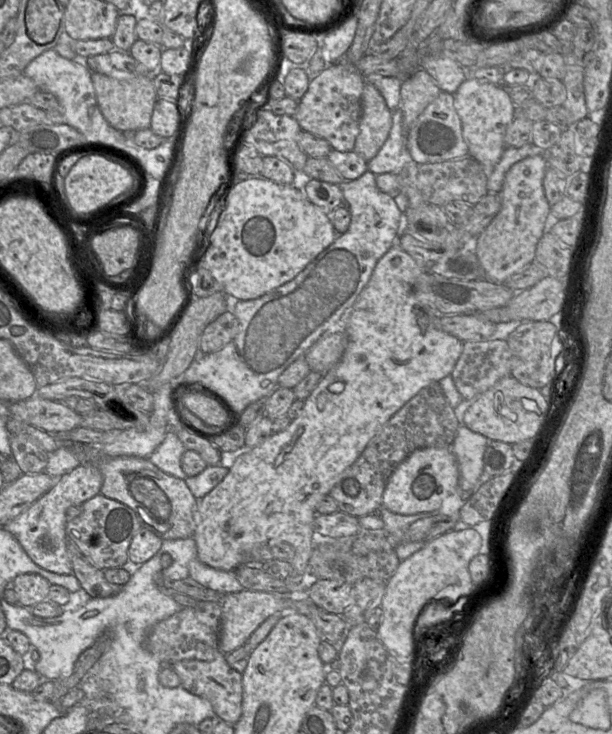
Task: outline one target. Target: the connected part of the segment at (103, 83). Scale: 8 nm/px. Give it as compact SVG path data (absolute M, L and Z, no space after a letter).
M92 72L92 83L100 111L112 127L121 132L150 129L153 108L158 99L152 75L114 78Z

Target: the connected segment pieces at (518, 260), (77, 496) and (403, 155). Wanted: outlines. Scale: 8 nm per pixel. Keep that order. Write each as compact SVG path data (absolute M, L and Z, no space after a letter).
M536 155L515 163L507 172L499 192L499 213L474 241L470 241L470 248L474 251L486 280L505 284L510 277L534 262L536 247L545 233L546 220L551 211L543 187L547 168L546 159Z
M83 462L56 480L56 485L2 528L11 533L30 559L39 567L62 575L73 574L66 547L66 511L100 494L103 477L94 462Z
M392 111L392 127L379 152L367 162L368 170L375 175L382 173L406 174L417 187L418 164L414 162L404 146L403 112Z

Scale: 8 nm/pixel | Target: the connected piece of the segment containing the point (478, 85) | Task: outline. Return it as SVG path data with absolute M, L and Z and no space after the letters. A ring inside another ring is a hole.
M466 79L454 96L455 109L461 120L469 156L482 165L489 178L506 148L504 137L507 127L515 117L516 106L512 102L506 86L477 79Z

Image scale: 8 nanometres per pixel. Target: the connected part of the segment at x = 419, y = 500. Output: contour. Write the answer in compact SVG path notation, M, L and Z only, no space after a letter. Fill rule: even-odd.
M450 447L417 449L390 475L383 492L382 506L401 515L436 511L447 496L457 492L458 479L458 462Z

